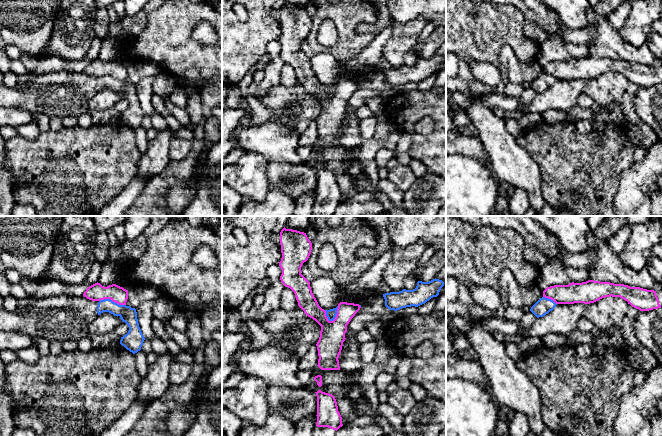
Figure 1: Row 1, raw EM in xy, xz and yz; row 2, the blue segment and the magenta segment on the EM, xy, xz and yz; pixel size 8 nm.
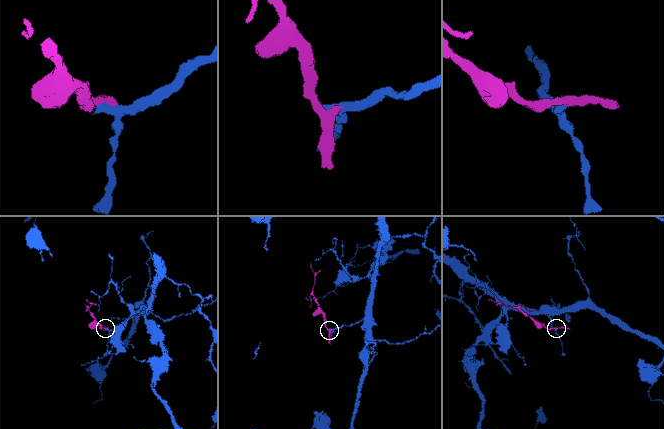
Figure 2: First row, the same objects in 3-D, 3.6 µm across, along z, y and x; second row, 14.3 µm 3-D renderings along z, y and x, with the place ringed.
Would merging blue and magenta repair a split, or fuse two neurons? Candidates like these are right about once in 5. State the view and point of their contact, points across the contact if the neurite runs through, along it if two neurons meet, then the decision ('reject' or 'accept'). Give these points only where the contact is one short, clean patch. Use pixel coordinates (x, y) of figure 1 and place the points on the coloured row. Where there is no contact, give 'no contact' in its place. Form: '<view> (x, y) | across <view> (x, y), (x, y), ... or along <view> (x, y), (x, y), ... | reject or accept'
xz (336, 314) | along xz (338, 306), (336, 316), (329, 321) | reject

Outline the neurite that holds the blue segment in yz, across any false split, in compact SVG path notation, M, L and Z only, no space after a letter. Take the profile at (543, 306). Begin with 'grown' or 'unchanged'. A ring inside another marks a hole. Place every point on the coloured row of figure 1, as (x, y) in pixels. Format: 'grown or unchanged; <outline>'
unchanged; M540 298L530 309L530 311L537 317L543 317L556 307L556 303L548 298Z

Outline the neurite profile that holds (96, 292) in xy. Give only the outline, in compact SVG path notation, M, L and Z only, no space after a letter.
M97 282L89 286L84 292L83 296L92 301L110 299L119 305L126 305L128 290L116 284L104 287Z

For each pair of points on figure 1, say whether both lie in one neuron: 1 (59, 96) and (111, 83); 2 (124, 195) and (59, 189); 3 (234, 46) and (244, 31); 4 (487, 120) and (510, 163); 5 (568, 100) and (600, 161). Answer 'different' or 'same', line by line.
1: same
2: different
3: same
4: same
5: different

